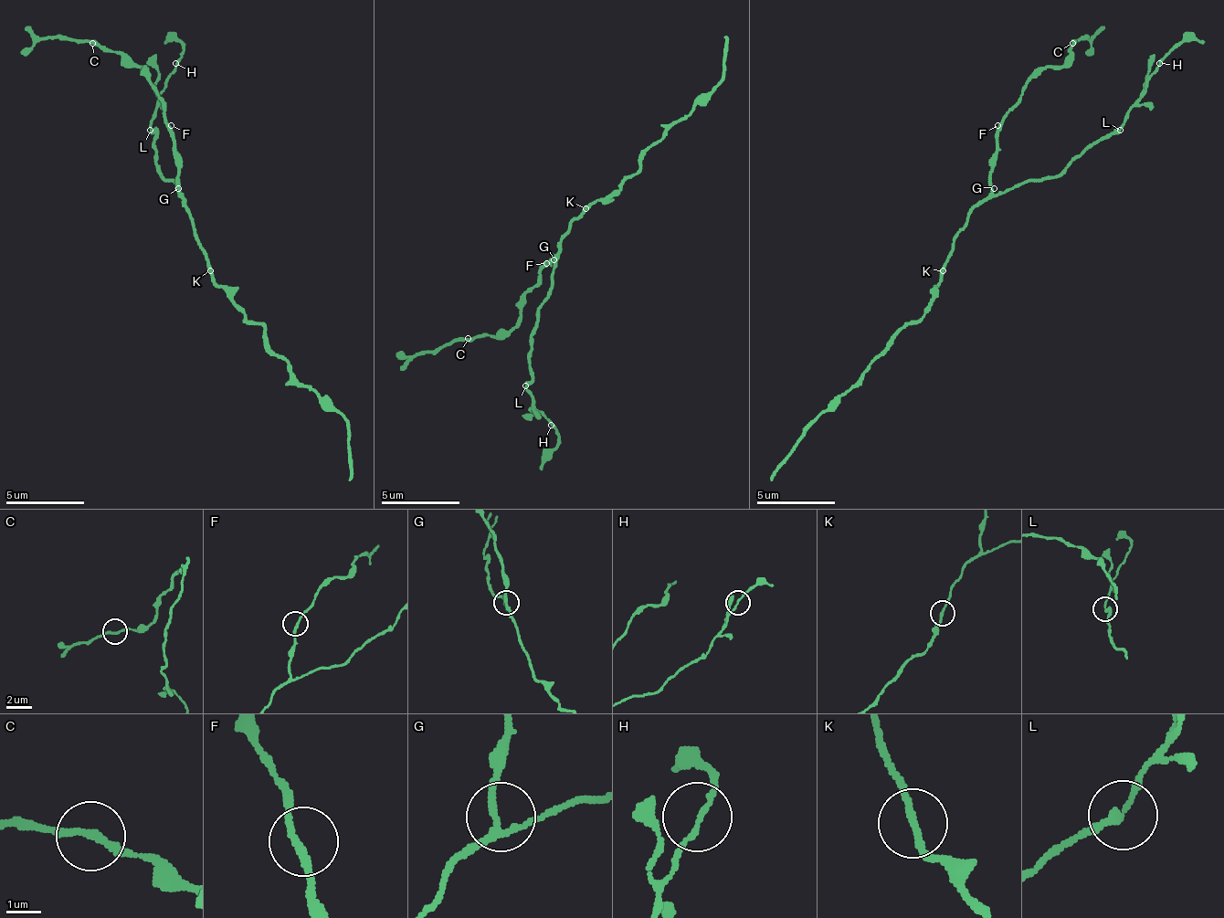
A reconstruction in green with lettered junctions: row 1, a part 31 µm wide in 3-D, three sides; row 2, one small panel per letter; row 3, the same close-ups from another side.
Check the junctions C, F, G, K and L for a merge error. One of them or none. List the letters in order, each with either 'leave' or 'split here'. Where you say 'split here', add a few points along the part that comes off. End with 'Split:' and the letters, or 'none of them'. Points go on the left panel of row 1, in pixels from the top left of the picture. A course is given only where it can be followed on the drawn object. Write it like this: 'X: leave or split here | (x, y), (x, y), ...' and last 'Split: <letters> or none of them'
C: leave
F: leave
G: leave
K: leave
L: leave
Split: none of them

